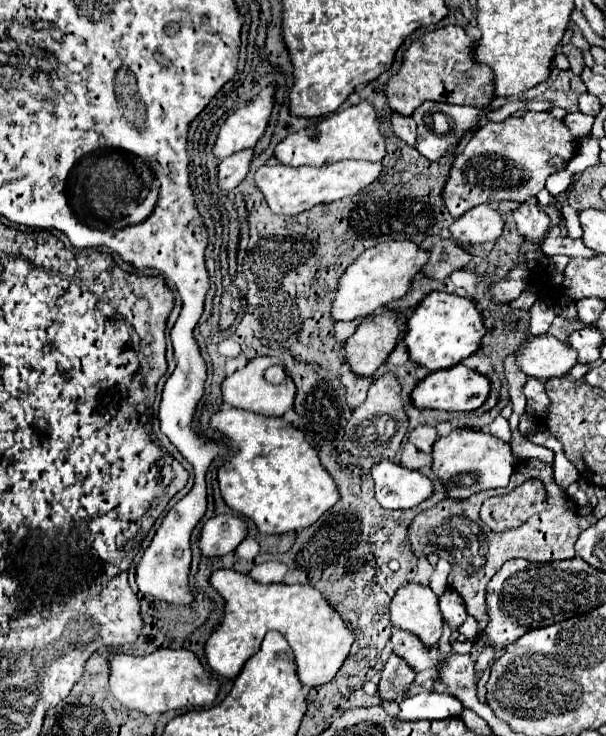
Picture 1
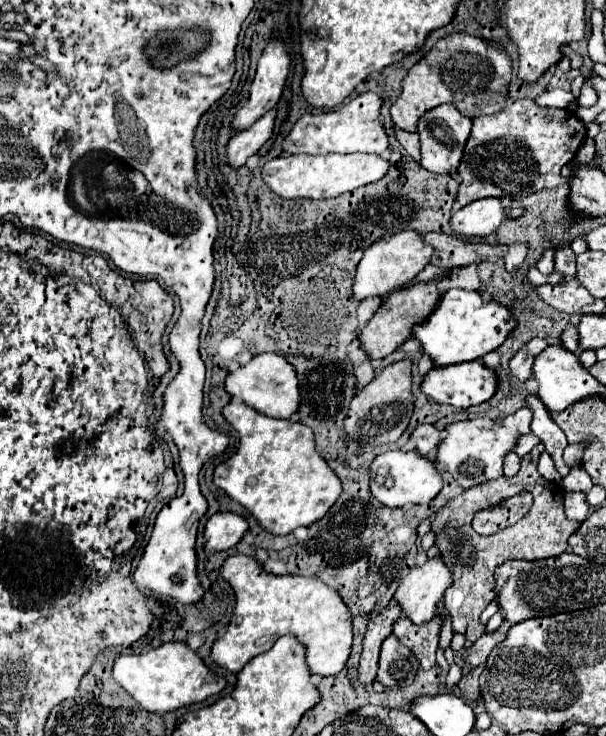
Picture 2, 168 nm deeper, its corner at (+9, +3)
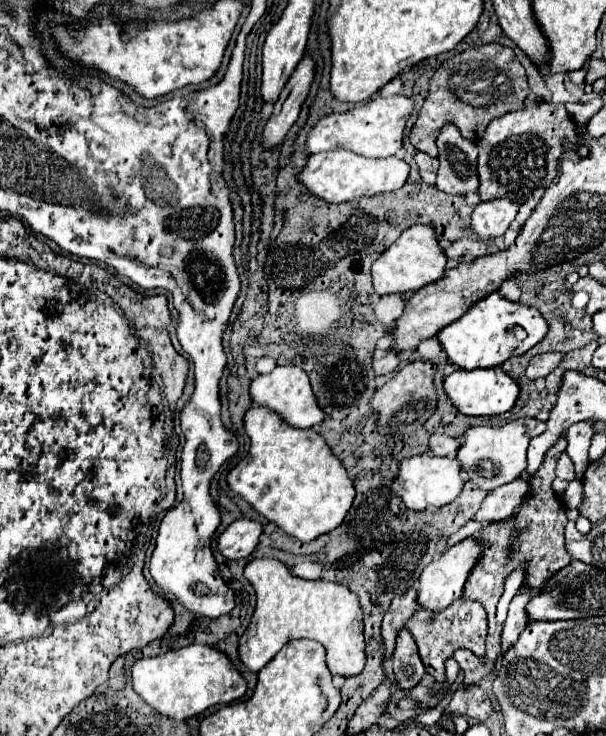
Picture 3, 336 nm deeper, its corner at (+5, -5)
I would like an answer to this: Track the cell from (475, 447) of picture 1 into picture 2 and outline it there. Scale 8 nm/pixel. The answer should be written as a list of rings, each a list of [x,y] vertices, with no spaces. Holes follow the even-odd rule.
[[[519,409],[517,413],[505,417],[503,421],[481,417],[451,423],[445,429],[447,437],[439,443],[435,465],[439,467],[439,471],[451,473],[463,489],[469,489],[473,485],[479,485],[491,479],[499,479],[503,475],[503,457],[511,453],[513,445],[521,435],[529,433],[531,419],[533,419],[531,411]]]

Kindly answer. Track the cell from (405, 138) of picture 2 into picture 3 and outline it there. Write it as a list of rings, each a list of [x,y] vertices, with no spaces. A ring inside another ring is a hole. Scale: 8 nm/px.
[[[419,153],[415,155],[415,161],[417,161],[417,167],[419,167],[419,175],[423,177],[425,183],[435,183],[435,175],[437,175],[437,167],[439,167],[439,161],[437,157],[431,157],[427,153]]]

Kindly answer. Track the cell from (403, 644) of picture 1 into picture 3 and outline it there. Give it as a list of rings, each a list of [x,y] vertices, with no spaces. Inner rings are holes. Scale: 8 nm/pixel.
[[[457,599],[447,609],[443,609],[439,615],[431,615],[429,611],[417,609],[405,627],[417,643],[417,649],[419,649],[419,655],[421,655],[421,661],[423,661],[427,673],[439,683],[445,681],[443,663],[445,663],[445,659],[449,659],[453,655],[453,651],[457,647],[465,647],[465,649],[473,651],[475,655],[483,657],[485,637],[487,637],[487,615],[485,615],[483,607],[479,607],[479,603]]]

